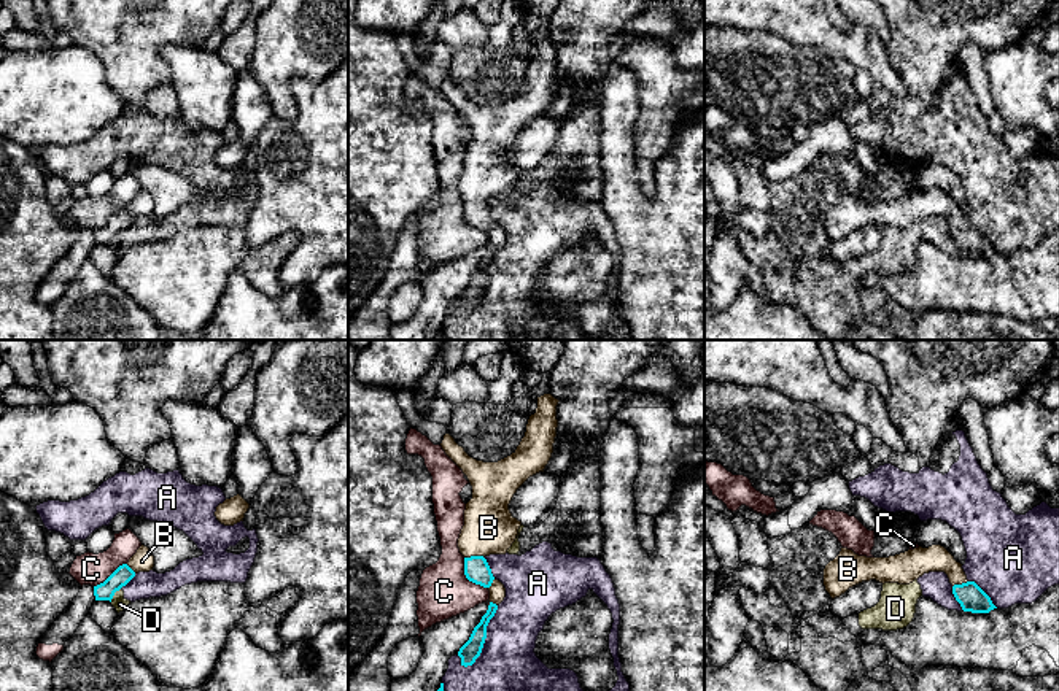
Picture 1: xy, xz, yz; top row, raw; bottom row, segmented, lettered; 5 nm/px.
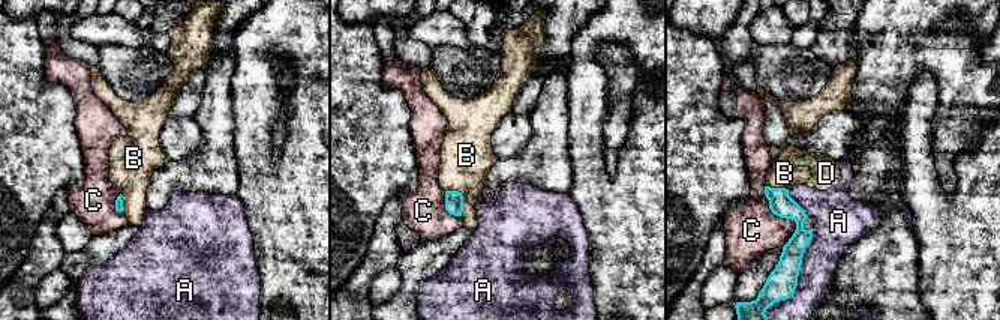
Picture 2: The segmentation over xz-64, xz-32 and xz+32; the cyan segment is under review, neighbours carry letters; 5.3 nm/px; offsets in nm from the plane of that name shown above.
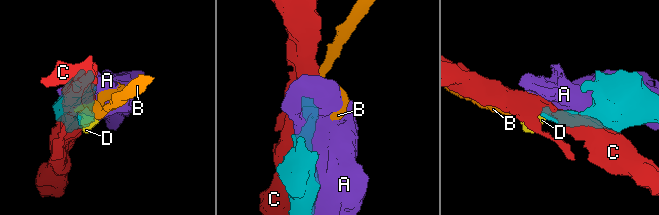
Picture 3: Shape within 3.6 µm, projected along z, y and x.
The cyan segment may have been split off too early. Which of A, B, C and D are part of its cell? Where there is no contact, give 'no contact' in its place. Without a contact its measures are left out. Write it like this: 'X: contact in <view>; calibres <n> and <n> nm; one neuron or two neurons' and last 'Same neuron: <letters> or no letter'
A: contact in xz; calibres 100 and 400 nm; two neurons
B: contact in xz; calibres 130 and 260 nm; one neuron
C: contact in xz; calibres 130 and 260 nm; two neurons
D: contact in xy; calibres 90 and 70 nm; two neurons
Same neuron: B

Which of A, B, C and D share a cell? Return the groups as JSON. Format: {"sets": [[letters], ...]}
{"sets": [["A", "D"], ["B"], ["C"]]}

